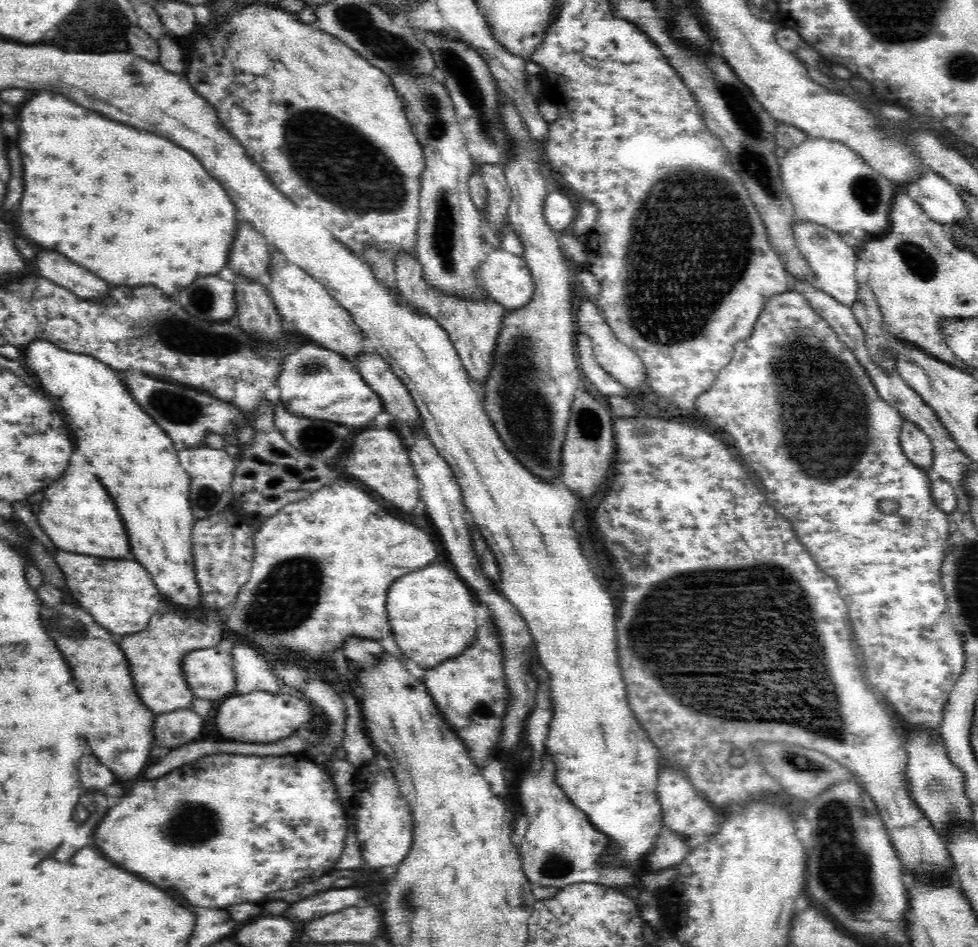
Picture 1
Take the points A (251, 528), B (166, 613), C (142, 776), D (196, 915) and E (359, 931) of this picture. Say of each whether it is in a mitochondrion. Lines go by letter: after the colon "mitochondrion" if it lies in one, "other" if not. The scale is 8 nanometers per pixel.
A: other
B: other
C: other
D: other
E: other

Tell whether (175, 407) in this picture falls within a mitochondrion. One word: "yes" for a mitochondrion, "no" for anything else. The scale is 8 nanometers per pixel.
yes

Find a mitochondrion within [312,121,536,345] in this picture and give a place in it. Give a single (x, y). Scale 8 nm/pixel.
(444, 225)

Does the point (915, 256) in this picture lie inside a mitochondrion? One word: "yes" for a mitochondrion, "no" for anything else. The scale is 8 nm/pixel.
yes

